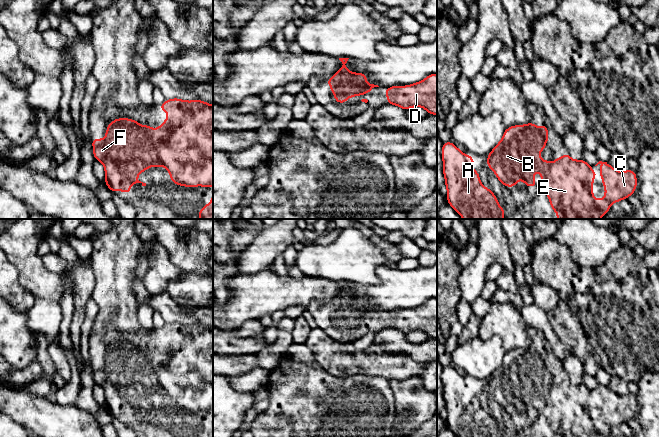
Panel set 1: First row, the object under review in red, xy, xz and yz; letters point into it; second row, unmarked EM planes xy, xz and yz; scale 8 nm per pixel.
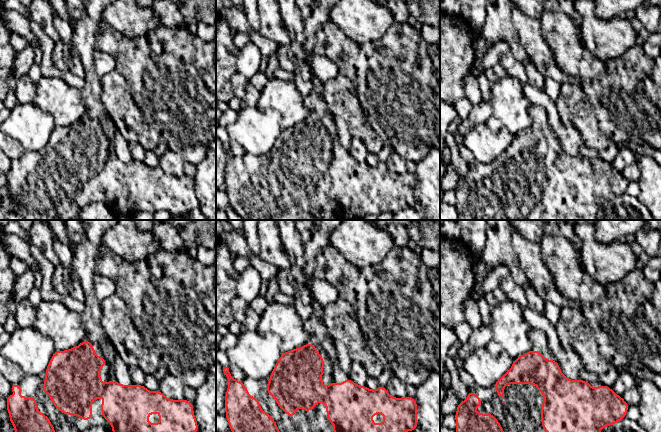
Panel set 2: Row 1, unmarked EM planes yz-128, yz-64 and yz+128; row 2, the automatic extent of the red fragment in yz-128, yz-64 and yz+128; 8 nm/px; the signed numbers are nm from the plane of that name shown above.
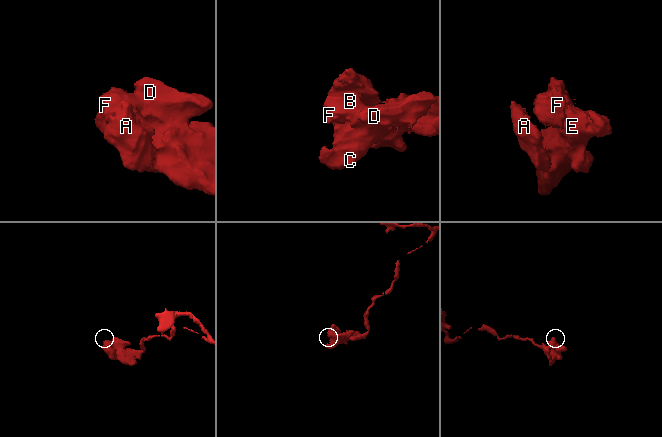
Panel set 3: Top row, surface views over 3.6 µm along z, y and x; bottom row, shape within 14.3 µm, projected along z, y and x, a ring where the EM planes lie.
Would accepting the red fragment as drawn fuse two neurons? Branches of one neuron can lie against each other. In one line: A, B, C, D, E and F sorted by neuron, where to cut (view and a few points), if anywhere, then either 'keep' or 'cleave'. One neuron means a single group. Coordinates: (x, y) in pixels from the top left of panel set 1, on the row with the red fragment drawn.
A B C D E F; no cut; keep

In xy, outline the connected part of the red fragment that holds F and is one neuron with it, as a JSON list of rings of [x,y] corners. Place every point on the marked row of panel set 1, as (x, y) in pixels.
[[[174,98],[165,100],[160,105],[160,110],[166,110],[168,115],[158,129],[153,129],[148,125],[141,126],[137,121],[129,118],[116,118],[108,125],[104,139],[91,139],[94,158],[103,164],[105,183],[112,192],[125,191],[129,195],[130,188],[135,183],[146,186],[146,183],[137,179],[137,175],[151,166],[160,167],[161,165],[170,173],[170,179],[176,185],[213,187],[213,105],[200,99],[185,101]]]

